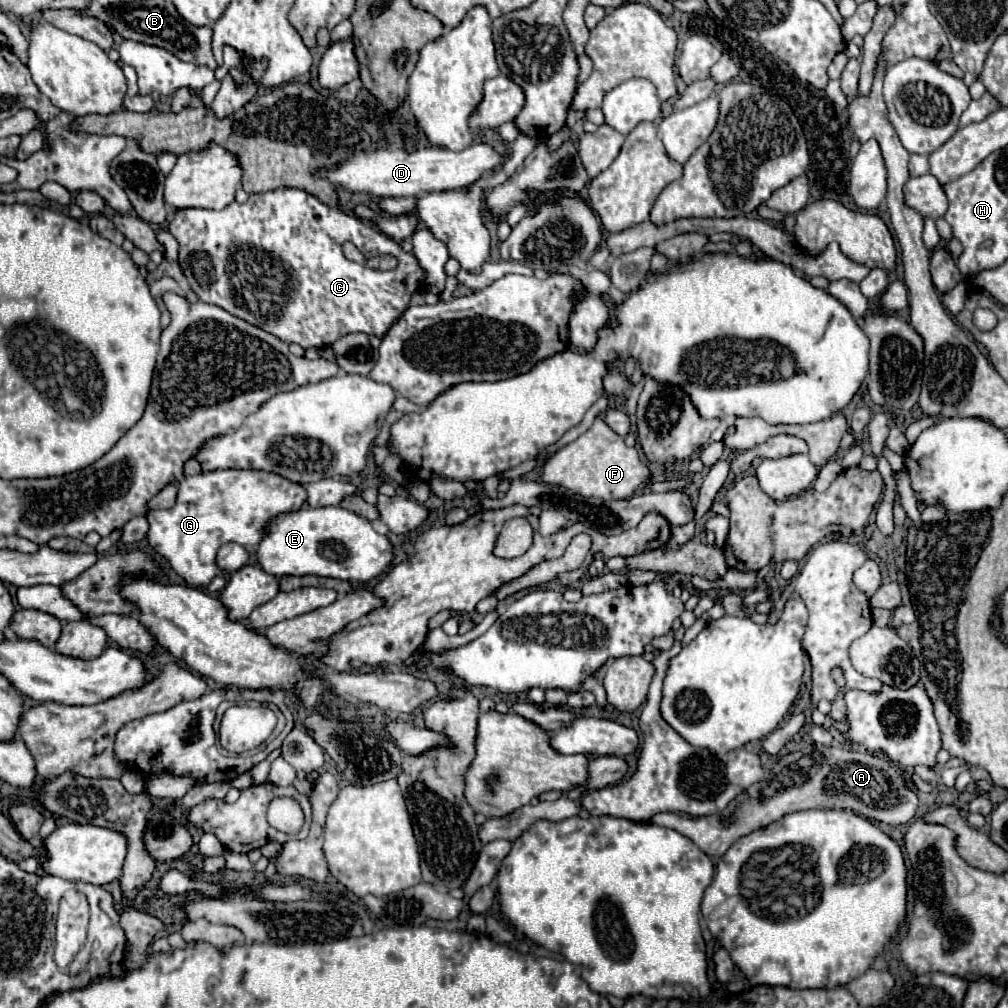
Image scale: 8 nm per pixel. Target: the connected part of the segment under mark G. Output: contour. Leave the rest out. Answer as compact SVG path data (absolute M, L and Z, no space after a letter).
M214 470L186 476L178 486L176 504L172 508L148 512L148 542L190 586L208 586L210 580L222 572L216 564L216 552L222 544L238 542L252 552L276 516L300 510L304 502L306 490L274 472Z

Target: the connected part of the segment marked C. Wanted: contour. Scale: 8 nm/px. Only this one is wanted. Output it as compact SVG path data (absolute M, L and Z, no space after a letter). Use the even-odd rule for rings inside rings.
M278 188L272 192L250 194L244 204L232 202L218 212L186 208L174 212L168 224L170 234L180 244L178 262L182 272L202 302L216 304L288 344L300 344L304 350L330 346L350 332L364 332L382 338L408 308L410 296L424 290L424 270L418 266L418 260L412 254L402 252L392 238L368 222L330 208L304 190ZM346 240L350 240L364 254L364 258L390 254L398 260L398 266L382 272L350 262L342 254L342 244Z

